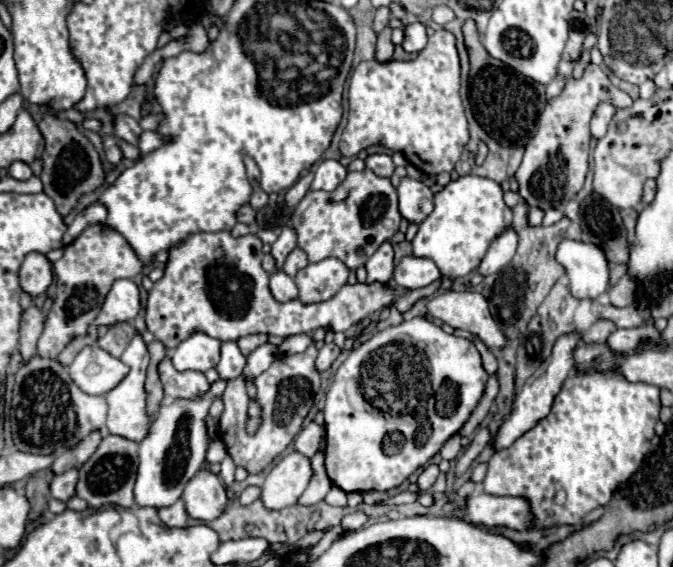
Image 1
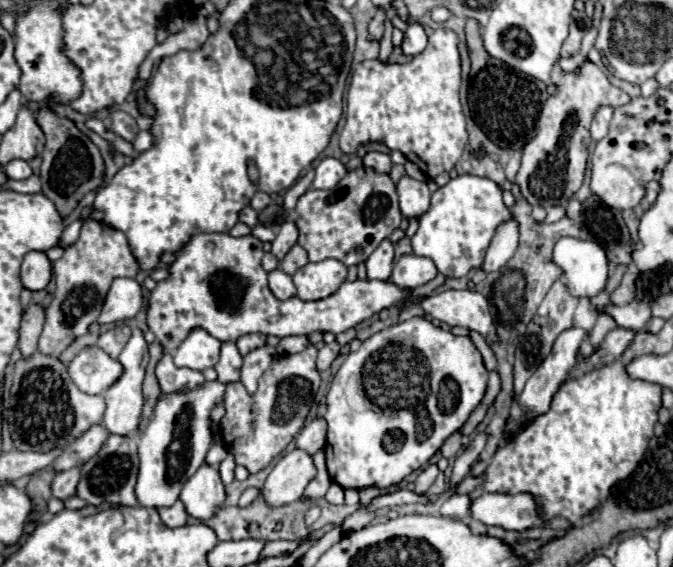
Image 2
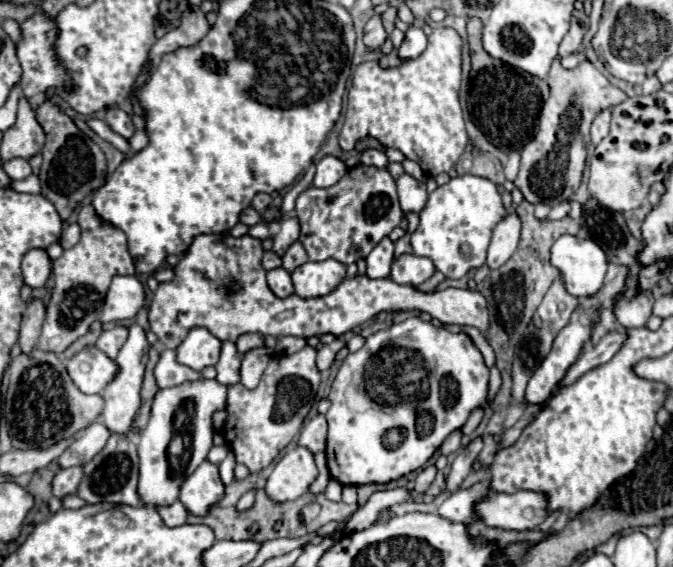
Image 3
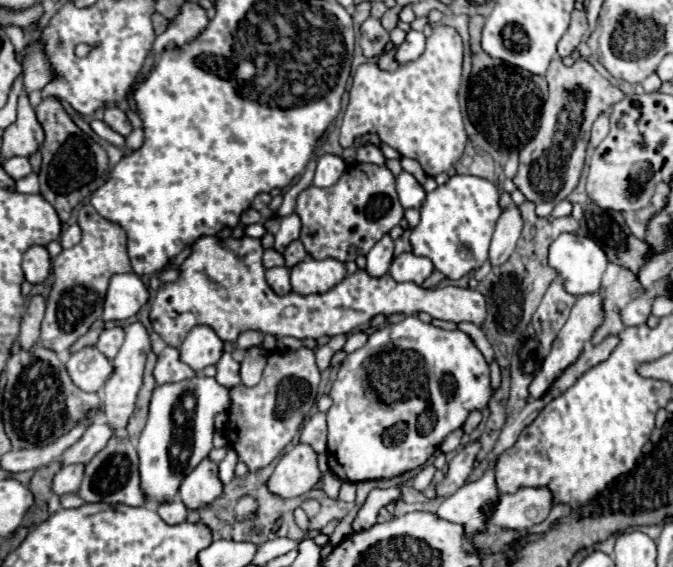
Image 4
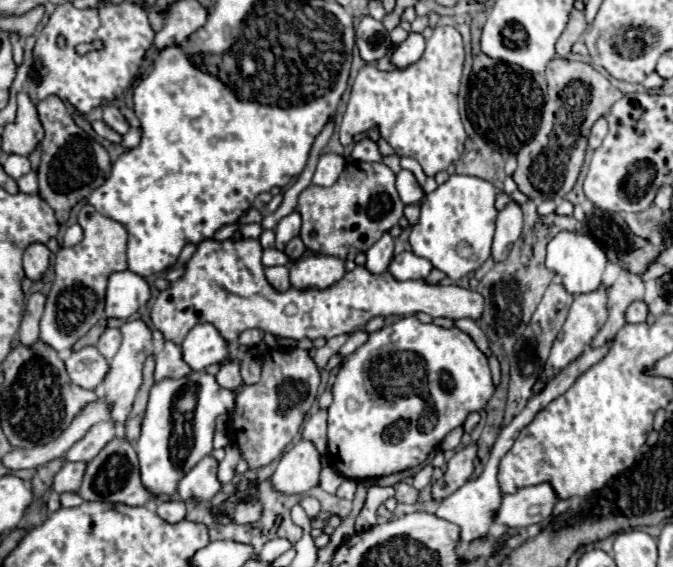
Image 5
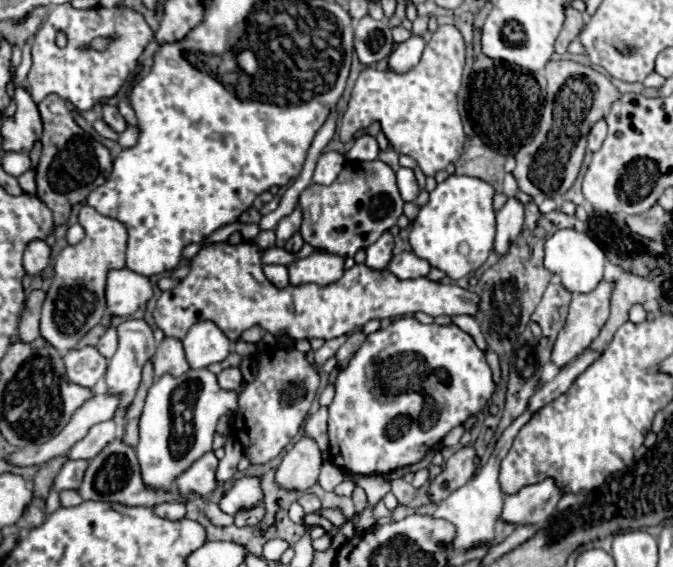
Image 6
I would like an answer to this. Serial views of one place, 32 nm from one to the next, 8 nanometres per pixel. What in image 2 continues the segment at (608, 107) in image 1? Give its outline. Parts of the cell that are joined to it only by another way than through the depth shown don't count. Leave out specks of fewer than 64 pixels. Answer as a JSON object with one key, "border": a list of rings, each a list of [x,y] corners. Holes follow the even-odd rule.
{"border":[[[600,106],[594,120],[592,120],[592,140],[598,142],[606,136],[608,132],[608,124],[612,120],[612,114],[614,114],[614,108],[612,106]]]}

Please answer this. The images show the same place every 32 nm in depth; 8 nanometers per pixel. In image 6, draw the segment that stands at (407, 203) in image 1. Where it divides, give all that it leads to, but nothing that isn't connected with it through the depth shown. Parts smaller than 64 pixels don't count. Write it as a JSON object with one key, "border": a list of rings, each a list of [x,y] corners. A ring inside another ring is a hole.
{"border":[[[400,168],[396,172],[396,178],[398,178],[398,190],[400,190],[400,196],[404,202],[414,202],[420,194],[420,188],[418,188],[418,182],[414,178],[414,172],[410,168]]]}

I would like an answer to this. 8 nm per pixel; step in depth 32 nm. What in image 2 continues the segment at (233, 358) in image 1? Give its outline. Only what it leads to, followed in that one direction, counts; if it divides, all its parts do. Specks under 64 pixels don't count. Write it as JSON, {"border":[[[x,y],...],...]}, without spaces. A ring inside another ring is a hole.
{"border":[[[222,342],[222,352],[220,352],[220,360],[216,364],[216,372],[218,372],[218,380],[228,384],[228,382],[236,382],[240,378],[240,368],[242,368],[242,354],[236,348],[236,342]]]}

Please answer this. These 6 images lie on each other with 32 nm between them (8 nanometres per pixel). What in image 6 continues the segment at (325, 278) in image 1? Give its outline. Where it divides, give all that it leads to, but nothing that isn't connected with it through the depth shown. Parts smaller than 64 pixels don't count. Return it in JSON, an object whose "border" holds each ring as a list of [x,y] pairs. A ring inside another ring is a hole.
{"border":[[[314,252],[308,258],[300,258],[288,266],[290,284],[318,284],[328,286],[342,278],[344,274],[344,258],[332,256],[328,252]]]}

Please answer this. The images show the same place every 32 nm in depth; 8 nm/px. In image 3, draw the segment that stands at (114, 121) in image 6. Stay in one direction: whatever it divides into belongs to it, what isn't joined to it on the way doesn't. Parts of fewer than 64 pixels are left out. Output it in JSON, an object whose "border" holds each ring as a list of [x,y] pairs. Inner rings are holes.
{"border":[[[108,108],[108,114],[106,114],[106,124],[120,136],[124,136],[126,140],[132,138],[132,134],[136,132],[134,124],[132,124],[132,118],[122,112],[122,110],[114,110],[114,108]]]}

